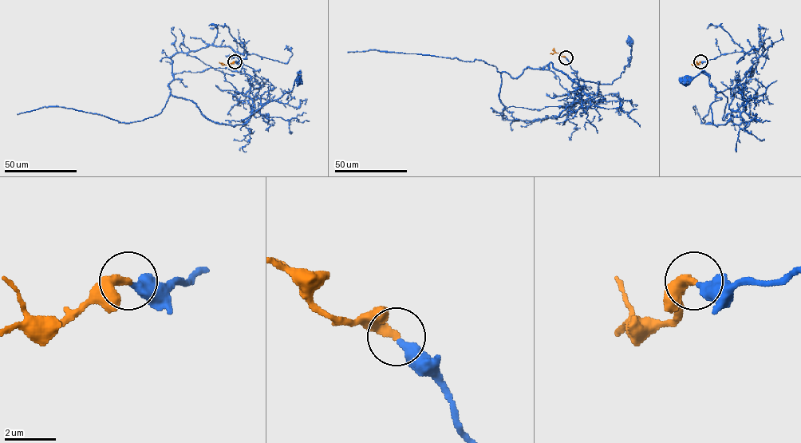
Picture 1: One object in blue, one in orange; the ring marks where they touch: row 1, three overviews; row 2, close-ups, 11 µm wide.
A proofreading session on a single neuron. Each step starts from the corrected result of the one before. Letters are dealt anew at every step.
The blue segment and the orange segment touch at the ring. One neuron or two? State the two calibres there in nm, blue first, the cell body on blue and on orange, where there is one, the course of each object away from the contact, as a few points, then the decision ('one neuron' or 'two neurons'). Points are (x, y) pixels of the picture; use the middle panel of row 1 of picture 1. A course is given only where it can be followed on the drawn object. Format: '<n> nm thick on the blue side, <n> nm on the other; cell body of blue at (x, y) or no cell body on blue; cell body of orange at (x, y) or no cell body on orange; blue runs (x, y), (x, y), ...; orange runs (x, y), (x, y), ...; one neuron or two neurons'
400 nm thick on the blue side, 360 nm on the other; cell body of blue at (630, 41); no cell body on orange; blue runs (566, 57), (578, 78), (566, 113), (502, 115), (503, 71), (550, 62), (574, 88), (611, 84), (629, 41); orange runs (566, 57), (557, 53), (550, 53); one neuron

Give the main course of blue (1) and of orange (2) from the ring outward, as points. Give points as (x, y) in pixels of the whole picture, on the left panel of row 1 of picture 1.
1: (234, 61), (247, 53), (177, 52), (171, 93), (243, 124), (298, 81)
2: (234, 61), (226, 65), (218, 62)

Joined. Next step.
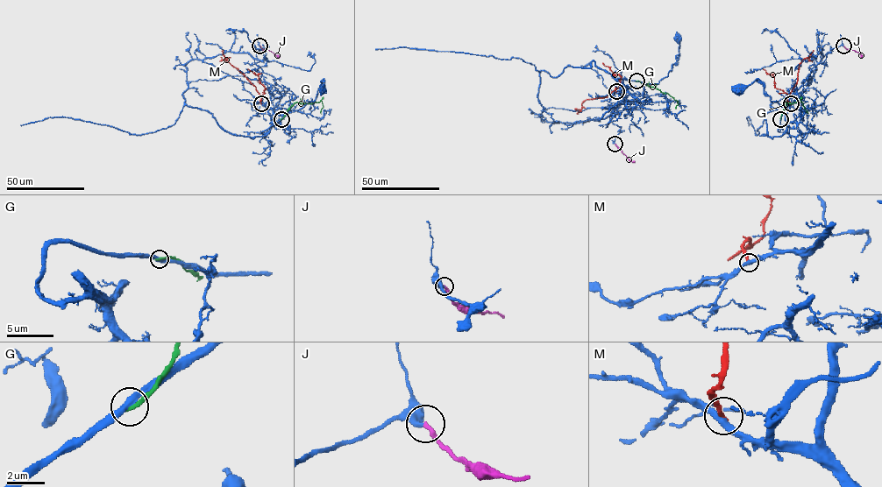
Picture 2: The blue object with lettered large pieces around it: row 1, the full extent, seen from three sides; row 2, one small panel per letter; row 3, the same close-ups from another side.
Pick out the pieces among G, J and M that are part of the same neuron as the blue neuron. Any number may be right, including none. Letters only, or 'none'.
J

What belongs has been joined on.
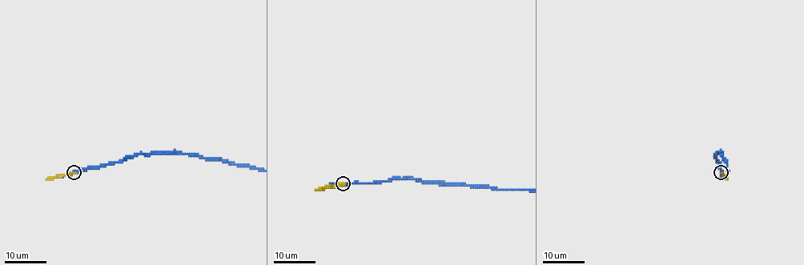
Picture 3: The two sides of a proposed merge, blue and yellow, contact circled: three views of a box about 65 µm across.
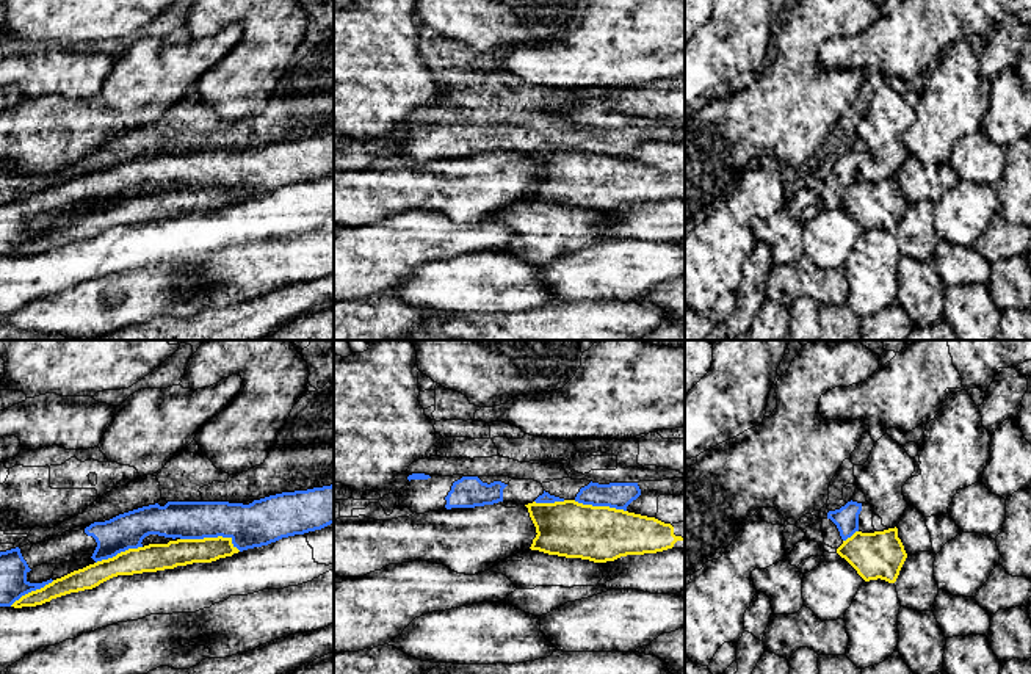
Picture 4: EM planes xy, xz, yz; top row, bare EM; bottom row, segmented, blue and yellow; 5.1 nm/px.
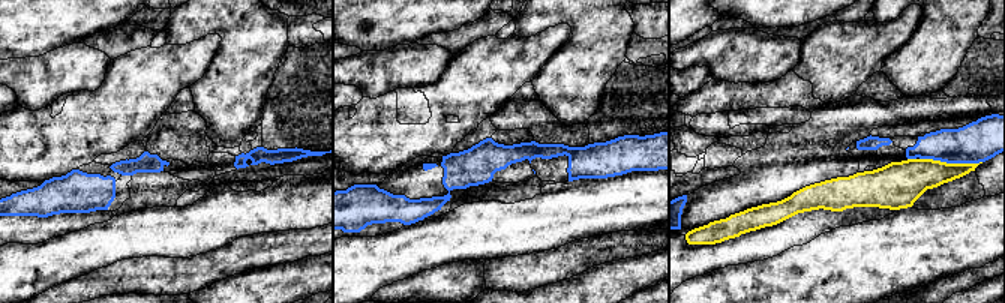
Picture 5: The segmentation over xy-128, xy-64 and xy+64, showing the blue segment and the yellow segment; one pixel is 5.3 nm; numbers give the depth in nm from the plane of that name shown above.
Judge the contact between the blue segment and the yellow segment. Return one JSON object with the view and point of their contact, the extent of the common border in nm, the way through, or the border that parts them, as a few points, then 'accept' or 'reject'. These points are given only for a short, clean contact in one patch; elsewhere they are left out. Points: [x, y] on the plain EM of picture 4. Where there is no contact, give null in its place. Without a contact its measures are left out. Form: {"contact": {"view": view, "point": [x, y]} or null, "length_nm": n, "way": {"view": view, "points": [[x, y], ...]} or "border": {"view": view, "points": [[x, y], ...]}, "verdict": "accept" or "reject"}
{"contact": {"view": "xy", "point": [212, 185]}, "length_nm": 320, "border": {"view": "xy", "points": [[180, 187], [227, 185], [240, 199]]}, "verdict": "reject"}

